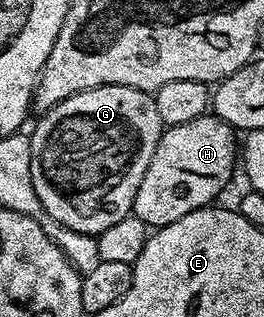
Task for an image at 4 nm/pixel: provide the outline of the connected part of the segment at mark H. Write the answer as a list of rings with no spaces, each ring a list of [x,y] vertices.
[[[206,112],[187,124],[168,127],[155,148],[155,156],[151,156],[151,164],[147,164],[139,192],[135,192],[132,217],[143,220],[150,228],[160,228],[173,225],[175,220],[190,217],[196,210],[206,209],[210,204],[216,203],[213,201],[224,192],[225,185],[233,178],[233,165],[238,165],[238,162],[238,135],[222,118]]]

